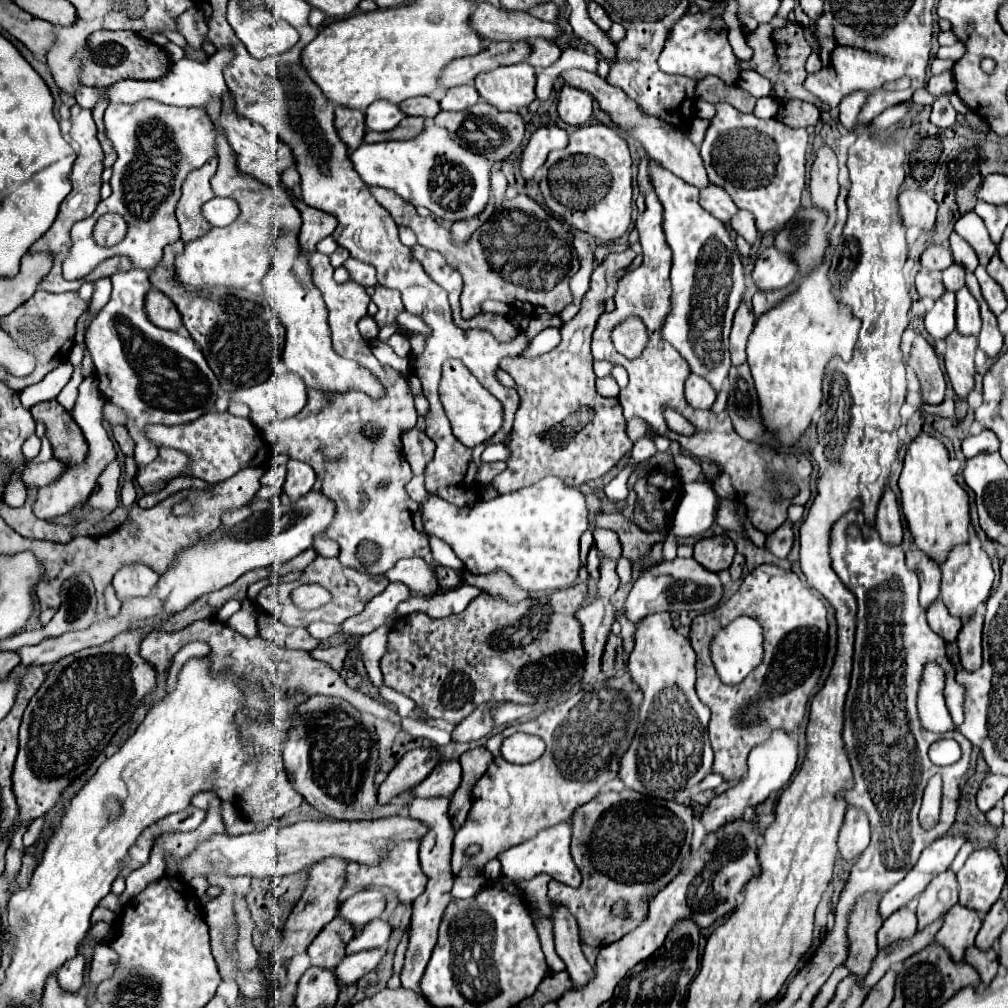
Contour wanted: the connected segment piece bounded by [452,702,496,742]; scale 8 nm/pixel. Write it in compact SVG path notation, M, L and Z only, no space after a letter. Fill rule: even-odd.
M484 704L478 710L474 710L466 720L462 720L454 730L452 730L452 742L472 742L480 740L486 734L494 730L494 722L490 718L490 708L496 704Z

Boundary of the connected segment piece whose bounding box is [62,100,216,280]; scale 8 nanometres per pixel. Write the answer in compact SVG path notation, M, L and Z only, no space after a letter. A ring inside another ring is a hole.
M140 100L134 104L110 104L104 114L106 134L118 152L114 172L110 178L112 194L102 200L96 212L74 224L72 248L64 258L62 270L66 280L78 280L90 274L102 260L124 254L134 268L154 270L164 256L164 248L180 240L180 228L174 214L180 198L180 186L188 172L200 168L208 158L216 156L216 130L202 108L180 108L160 104L158 100ZM106 212L118 212L128 222L126 238L112 246L102 248L92 238L96 220Z

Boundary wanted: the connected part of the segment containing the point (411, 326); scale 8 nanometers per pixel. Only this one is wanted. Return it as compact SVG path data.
M402 312L402 314L398 316L398 324L402 324L404 328L408 328L408 330L412 330L412 332L420 332L422 336L430 336L430 328L428 328L418 316L414 316L414 314L410 314L410 312Z

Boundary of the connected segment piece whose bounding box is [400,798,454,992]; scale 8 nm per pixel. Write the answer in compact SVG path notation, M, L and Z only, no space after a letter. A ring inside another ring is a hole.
M438 798L438 800L412 800L410 808L408 808L408 816L412 820L422 820L424 824L428 824L430 834L426 838L422 838L420 844L420 864L422 870L426 872L428 886L424 890L422 896L416 898L416 902L412 904L412 924L410 924L410 944L406 950L406 958L404 958L404 966L400 972L400 980L404 988L416 990L420 992L418 984L420 978L424 974L424 968L430 960L430 954L436 946L438 940L438 924L442 918L442 912L446 910L446 904L450 904L452 896L452 870L450 870L450 856L452 856L452 840L454 840L454 828L450 822L450 814L448 814L448 806L450 806L450 798Z

